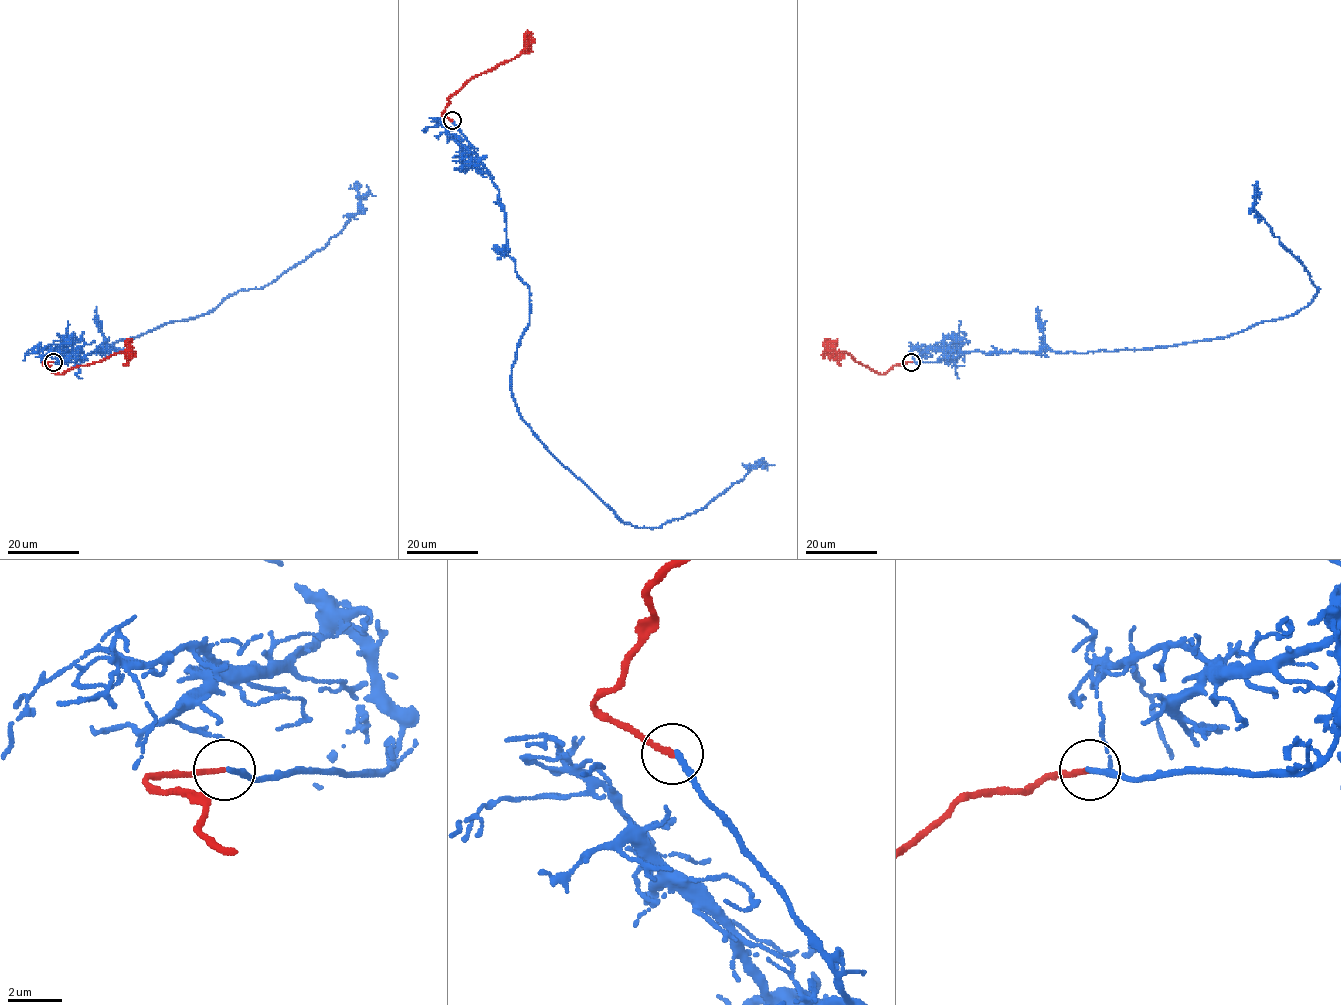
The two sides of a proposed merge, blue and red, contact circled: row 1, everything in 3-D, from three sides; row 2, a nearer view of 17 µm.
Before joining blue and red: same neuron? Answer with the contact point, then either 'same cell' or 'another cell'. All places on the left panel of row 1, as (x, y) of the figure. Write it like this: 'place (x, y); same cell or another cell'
place (53, 362); same cell

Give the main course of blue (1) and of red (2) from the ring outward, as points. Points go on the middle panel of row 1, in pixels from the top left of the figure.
1: (452, 120), (497, 190), (529, 288), (511, 393), (544, 445), (640, 527), (703, 508), (750, 463)
2: (452, 120), (442, 114), (448, 99), (470, 80), (516, 57), (527, 46), (528, 32), (530, 32)

